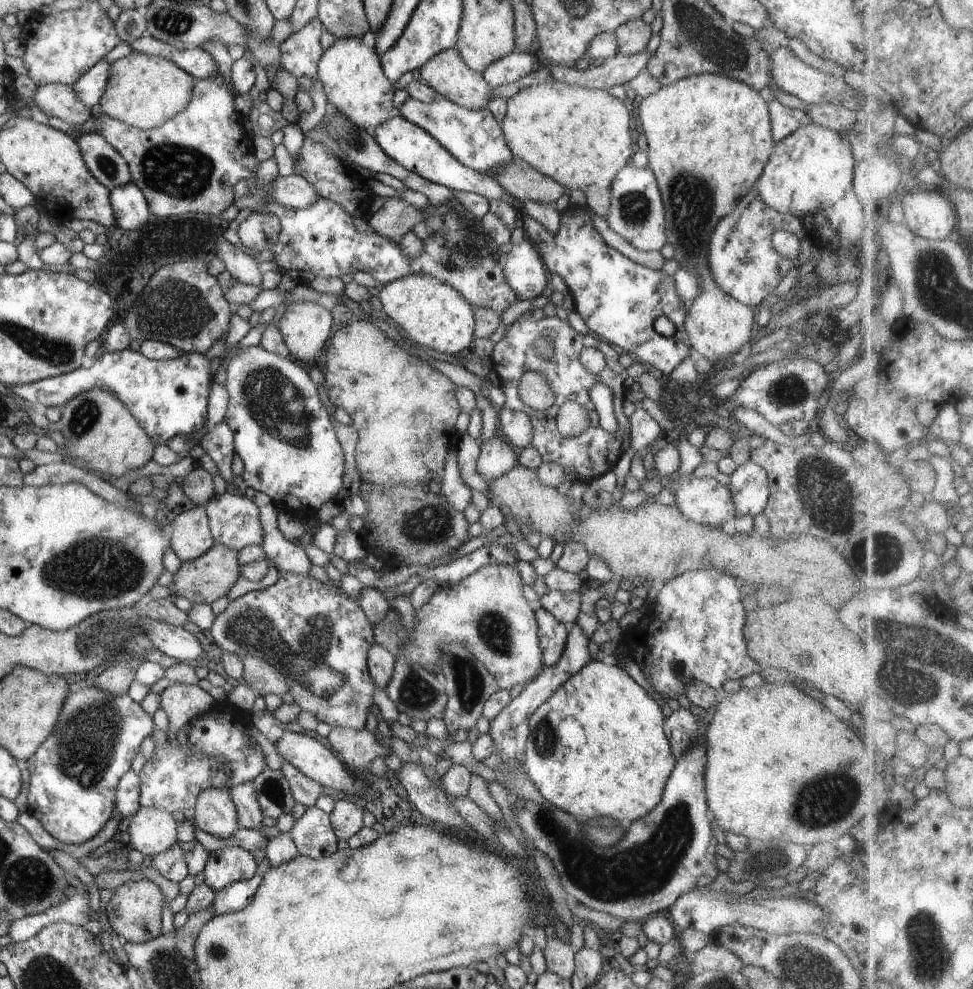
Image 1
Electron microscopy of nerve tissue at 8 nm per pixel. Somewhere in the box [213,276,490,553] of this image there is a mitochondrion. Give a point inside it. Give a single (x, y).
(272, 402)

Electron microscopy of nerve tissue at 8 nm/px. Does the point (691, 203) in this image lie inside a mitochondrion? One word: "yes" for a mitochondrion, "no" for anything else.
yes

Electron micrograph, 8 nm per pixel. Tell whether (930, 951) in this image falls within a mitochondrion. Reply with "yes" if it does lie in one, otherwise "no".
yes

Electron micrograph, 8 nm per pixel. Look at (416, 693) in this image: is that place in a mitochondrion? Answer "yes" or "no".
yes

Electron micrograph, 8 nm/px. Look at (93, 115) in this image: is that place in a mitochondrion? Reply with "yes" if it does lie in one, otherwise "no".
no

